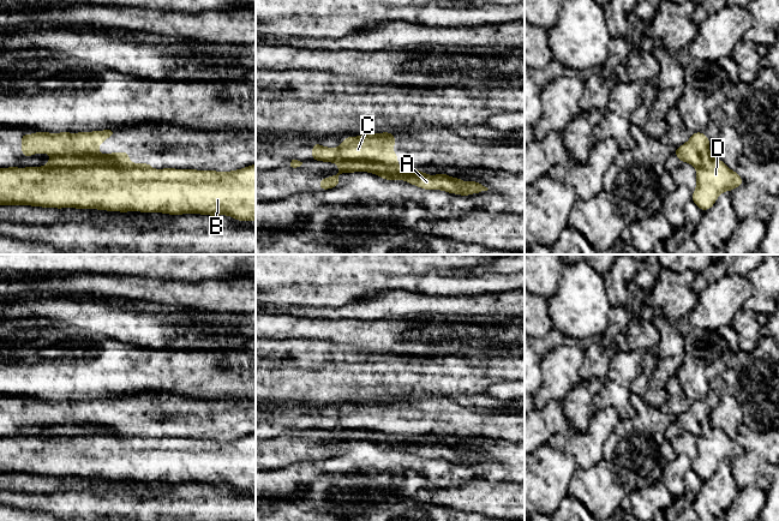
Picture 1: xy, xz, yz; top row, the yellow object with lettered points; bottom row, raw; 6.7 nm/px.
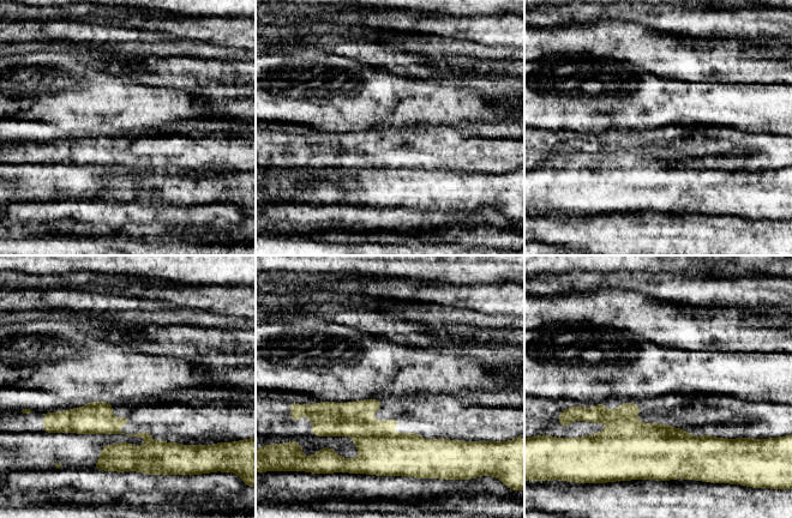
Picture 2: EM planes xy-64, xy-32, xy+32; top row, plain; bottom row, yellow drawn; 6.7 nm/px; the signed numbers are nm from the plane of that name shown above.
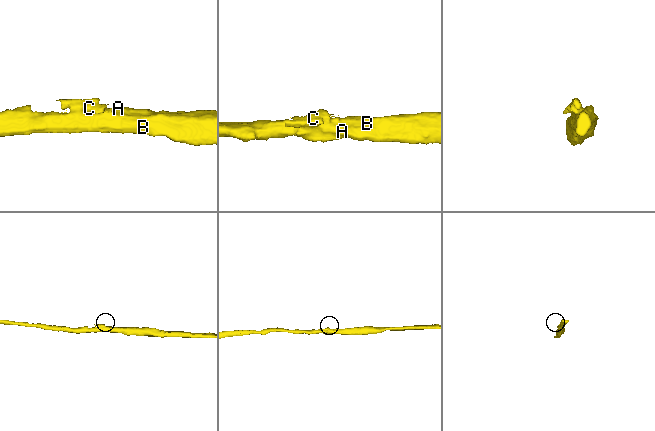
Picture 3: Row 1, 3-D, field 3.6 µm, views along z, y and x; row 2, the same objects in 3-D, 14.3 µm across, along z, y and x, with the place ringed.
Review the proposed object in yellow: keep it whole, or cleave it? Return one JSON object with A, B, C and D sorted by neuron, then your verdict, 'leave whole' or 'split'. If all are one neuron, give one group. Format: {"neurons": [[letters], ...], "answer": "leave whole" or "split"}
{"neurons": [["A", "B", "D"], ["C"]], "answer": "split"}

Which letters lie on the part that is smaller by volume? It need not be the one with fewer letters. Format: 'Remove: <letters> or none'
Remove: C

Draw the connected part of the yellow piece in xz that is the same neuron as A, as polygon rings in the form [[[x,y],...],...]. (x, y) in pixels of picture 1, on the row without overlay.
[[[334,430],[338,433],[338,442],[332,445],[324,447],[319,450],[319,459],[334,457],[340,454],[338,444],[342,442],[368,441],[385,449],[406,449],[408,453],[415,454],[425,459],[442,459],[448,462],[469,465],[487,460],[483,453],[478,450],[466,451],[459,447],[450,447],[445,442],[429,444],[419,441],[415,436],[400,436],[396,433],[385,433],[380,431],[362,430]]]

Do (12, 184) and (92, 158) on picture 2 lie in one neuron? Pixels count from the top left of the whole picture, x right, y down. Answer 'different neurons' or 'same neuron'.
different neurons

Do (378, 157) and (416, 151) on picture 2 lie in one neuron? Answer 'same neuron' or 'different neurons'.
same neuron

